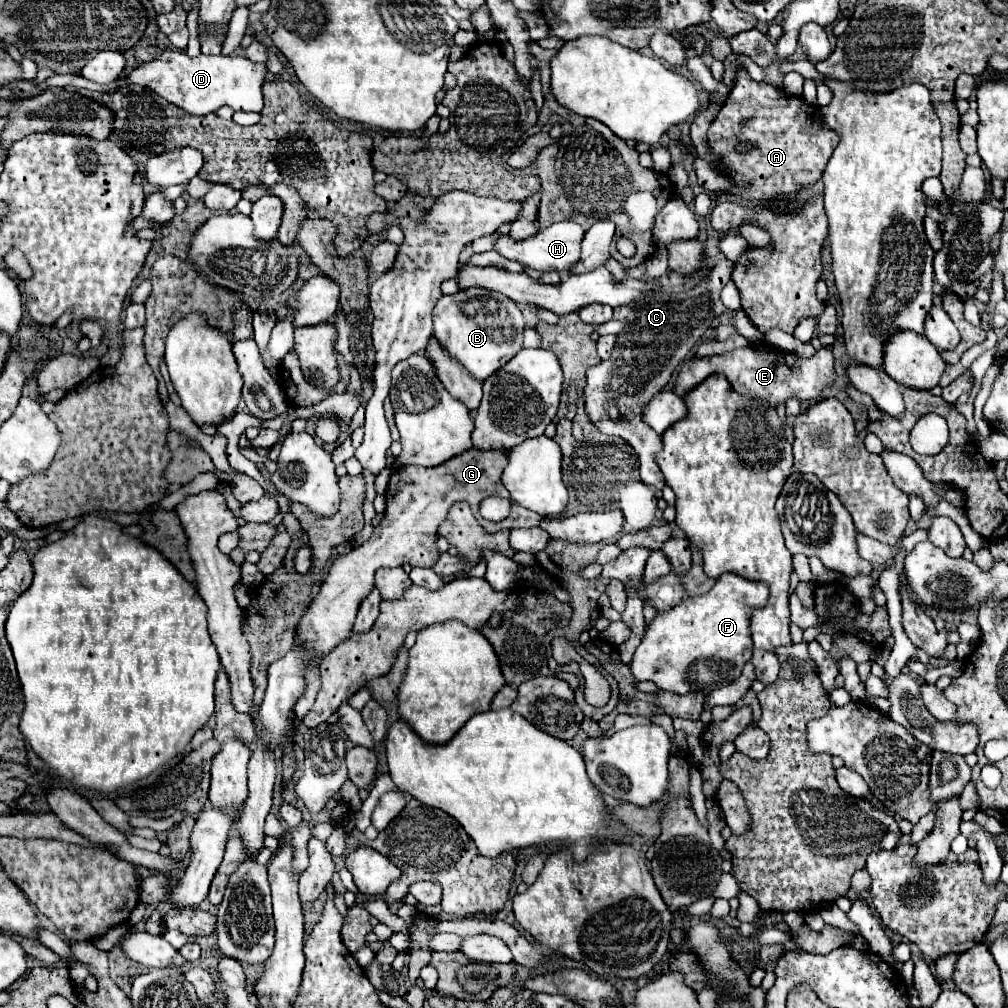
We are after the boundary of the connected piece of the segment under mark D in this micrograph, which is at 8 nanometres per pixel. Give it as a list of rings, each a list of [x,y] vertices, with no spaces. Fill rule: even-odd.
[[[174,50],[174,52],[162,52],[158,58],[140,64],[126,77],[124,83],[111,82],[108,84],[98,84],[89,81],[79,74],[54,74],[44,82],[40,83],[40,93],[52,87],[72,86],[76,89],[84,88],[91,91],[106,93],[109,89],[119,89],[129,84],[140,84],[158,96],[166,98],[174,106],[206,116],[216,112],[220,106],[230,106],[234,110],[244,110],[244,112],[260,112],[262,110],[262,84],[264,84],[264,74],[266,66],[250,62],[244,56],[206,56],[200,54],[198,58],[190,58],[186,52]]]

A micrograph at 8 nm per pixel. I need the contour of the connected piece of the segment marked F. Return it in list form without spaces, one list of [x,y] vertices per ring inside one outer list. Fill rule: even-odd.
[[[722,574],[714,588],[702,596],[688,596],[676,608],[664,614],[656,614],[656,620],[644,634],[642,644],[636,648],[634,660],[630,664],[632,674],[638,682],[654,682],[660,690],[686,694],[702,690],[708,694],[712,688],[722,688],[734,682],[744,664],[752,658],[752,638],[750,638],[750,618],[756,608],[768,602],[768,586],[764,582],[752,582],[738,574]]]

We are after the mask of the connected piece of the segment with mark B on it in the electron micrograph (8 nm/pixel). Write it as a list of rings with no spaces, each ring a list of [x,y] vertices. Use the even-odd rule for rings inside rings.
[[[478,288],[442,296],[434,306],[434,336],[478,380],[486,380],[522,350],[524,328],[526,322],[516,302]]]

